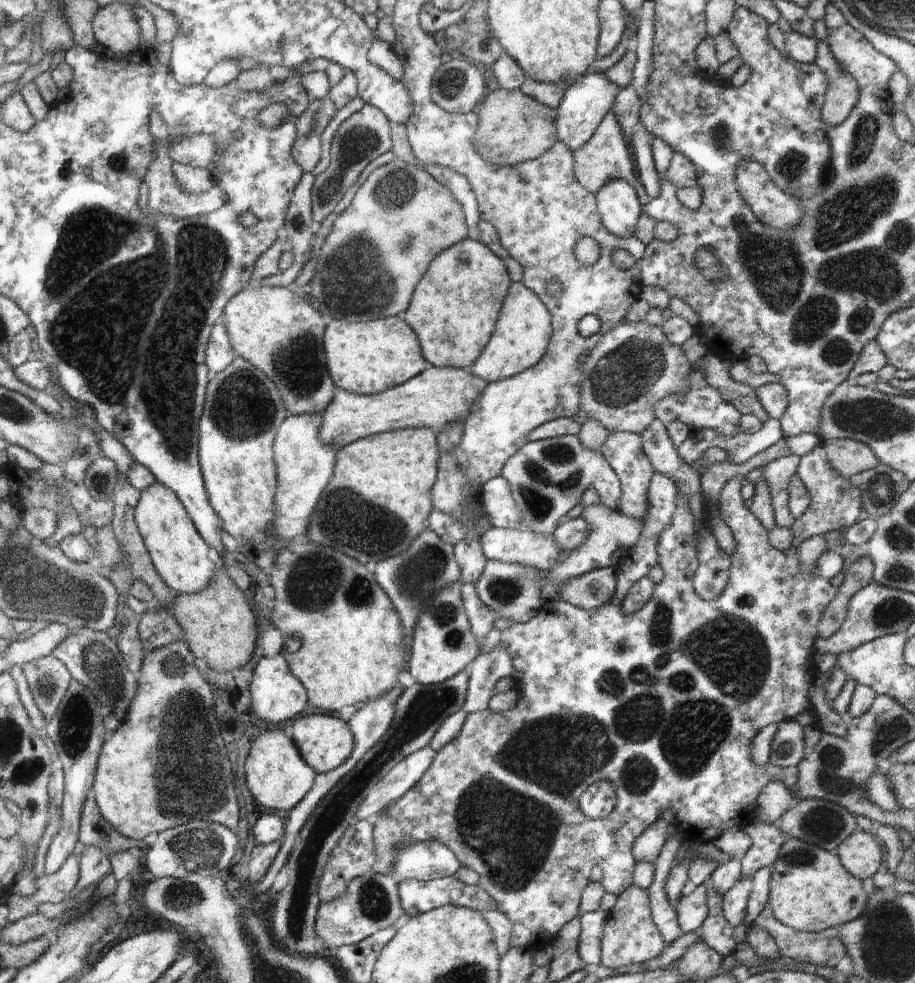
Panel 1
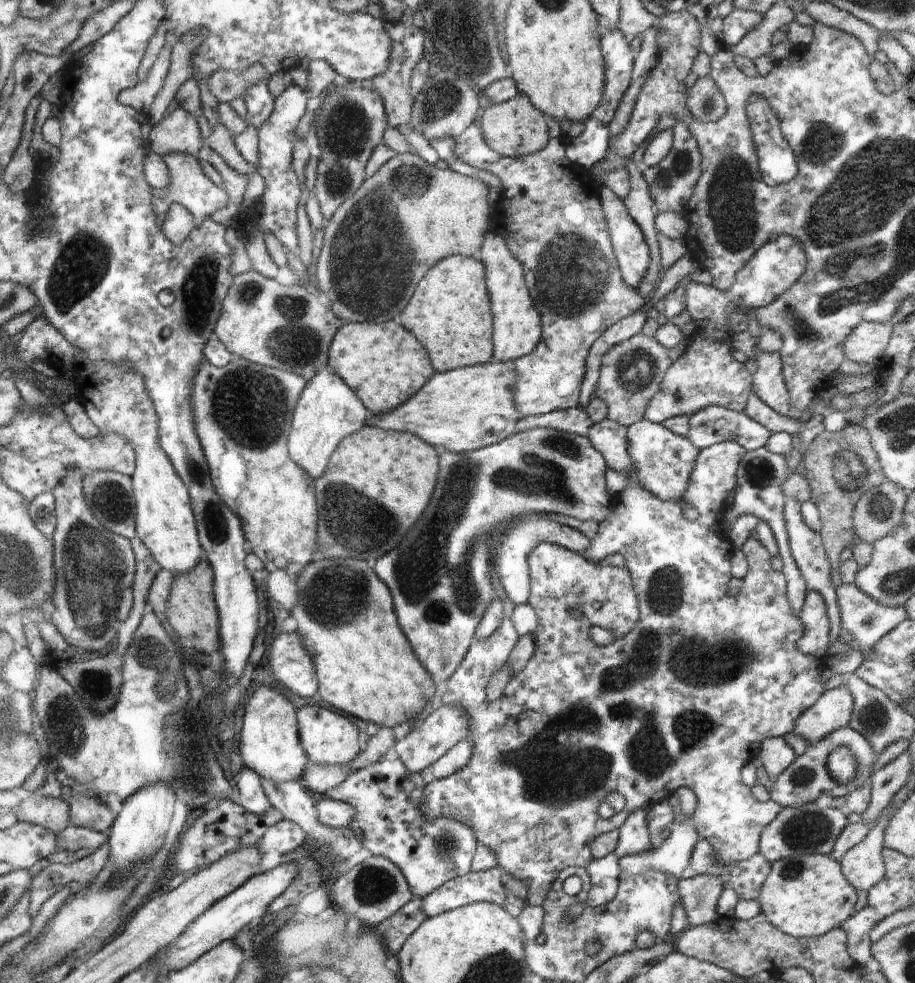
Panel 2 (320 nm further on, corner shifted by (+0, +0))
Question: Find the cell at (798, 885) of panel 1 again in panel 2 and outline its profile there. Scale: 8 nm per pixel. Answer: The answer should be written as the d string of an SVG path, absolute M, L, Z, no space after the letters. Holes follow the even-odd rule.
M812 853L809 855L794 855L771 863L769 872L762 885L757 901L761 906L761 912L766 915L768 922L773 924L784 934L797 939L819 937L850 918L855 912L857 890L848 882L841 871L839 861L835 861L830 855Z

